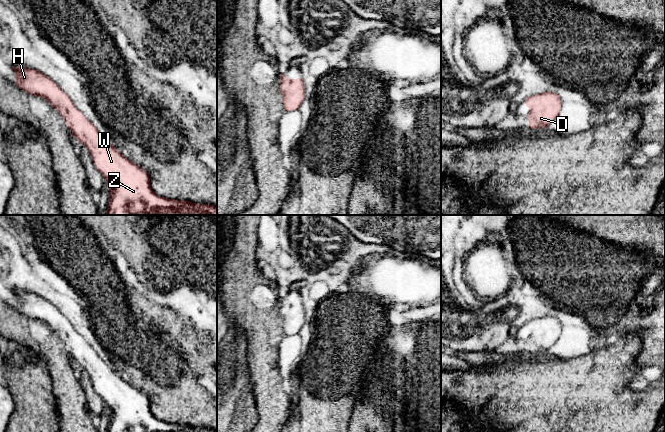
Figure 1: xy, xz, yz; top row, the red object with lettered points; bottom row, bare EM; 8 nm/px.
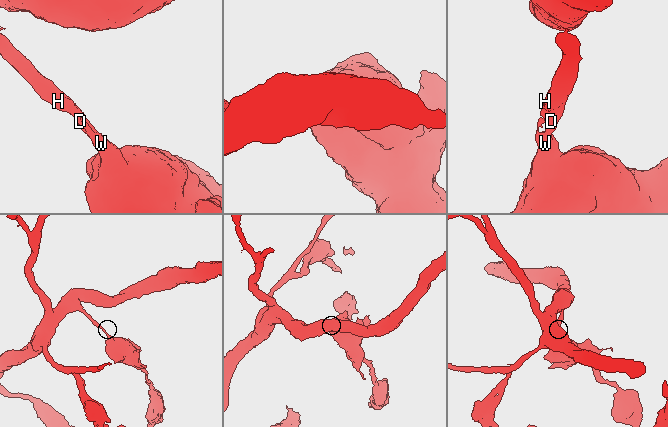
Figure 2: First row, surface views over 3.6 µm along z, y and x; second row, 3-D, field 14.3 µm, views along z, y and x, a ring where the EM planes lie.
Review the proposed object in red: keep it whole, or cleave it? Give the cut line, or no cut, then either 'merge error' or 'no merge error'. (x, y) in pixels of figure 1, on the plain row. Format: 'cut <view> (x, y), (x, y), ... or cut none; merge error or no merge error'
cut none; no merge error

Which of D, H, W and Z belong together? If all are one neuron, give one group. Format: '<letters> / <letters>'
D H W Z

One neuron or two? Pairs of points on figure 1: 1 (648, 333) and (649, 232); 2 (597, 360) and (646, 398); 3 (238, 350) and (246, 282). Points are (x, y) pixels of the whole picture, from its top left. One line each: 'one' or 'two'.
1: two
2: one
3: two

